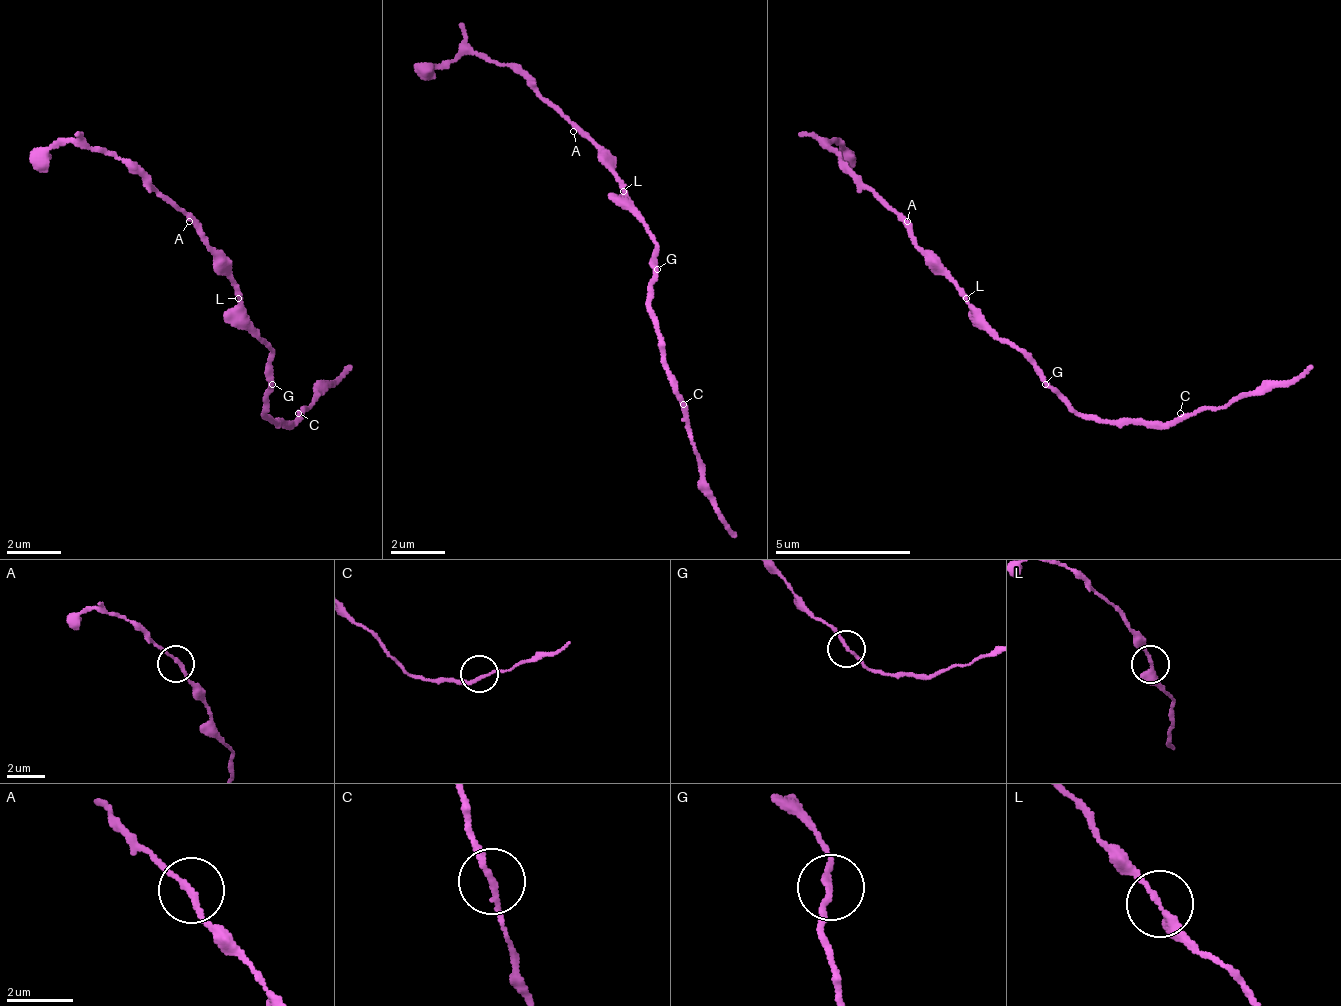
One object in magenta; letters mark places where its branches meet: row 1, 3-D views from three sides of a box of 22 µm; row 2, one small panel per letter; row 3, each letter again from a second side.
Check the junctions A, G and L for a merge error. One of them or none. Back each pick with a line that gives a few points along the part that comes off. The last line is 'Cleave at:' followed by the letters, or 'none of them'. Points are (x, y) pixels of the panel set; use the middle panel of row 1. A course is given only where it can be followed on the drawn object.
Cleave at: none of them

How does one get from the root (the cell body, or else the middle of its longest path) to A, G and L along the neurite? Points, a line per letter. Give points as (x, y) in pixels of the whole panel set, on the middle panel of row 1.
A: (648, 227), (628, 206), (628, 192), (614, 172), (614, 165), (587, 138), (580, 138), (573, 131)
G: (648, 227), (648, 233), (655, 240), (655, 268)
L: (648, 227), (628, 206), (628, 199), (621, 192)

